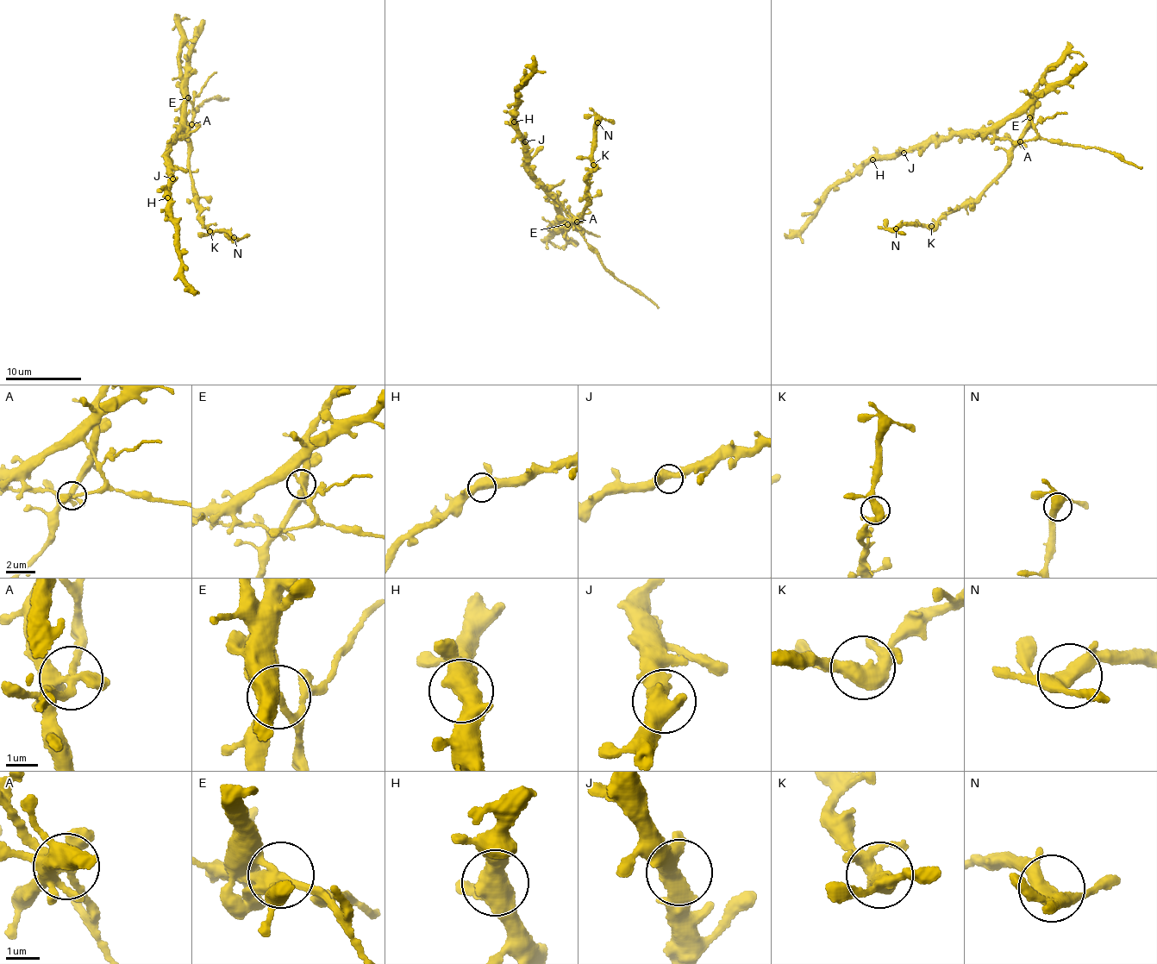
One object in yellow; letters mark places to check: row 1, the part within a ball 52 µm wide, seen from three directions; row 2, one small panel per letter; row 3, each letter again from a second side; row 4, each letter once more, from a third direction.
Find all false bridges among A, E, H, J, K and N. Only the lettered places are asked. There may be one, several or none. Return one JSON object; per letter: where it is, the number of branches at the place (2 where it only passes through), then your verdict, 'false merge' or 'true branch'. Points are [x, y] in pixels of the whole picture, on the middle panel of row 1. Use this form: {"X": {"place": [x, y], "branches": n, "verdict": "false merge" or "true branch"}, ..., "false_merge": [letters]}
{"A": {"place": [577, 222], "branches": 6, "verdict": "false merge"}, "E": {"place": [567, 224], "branches": 3, "verdict": "false merge"}, "H": {"place": [514, 122], "branches": 3, "verdict": "true branch"}, "J": {"place": [525, 141], "branches": 3, "verdict": "true branch"}, "K": {"place": [593, 165], "branches": 4, "verdict": "true branch"}, "N": {"place": [597, 122], "branches": 4, "verdict": "true branch"}, "false_merge": ["A", "E"]}

